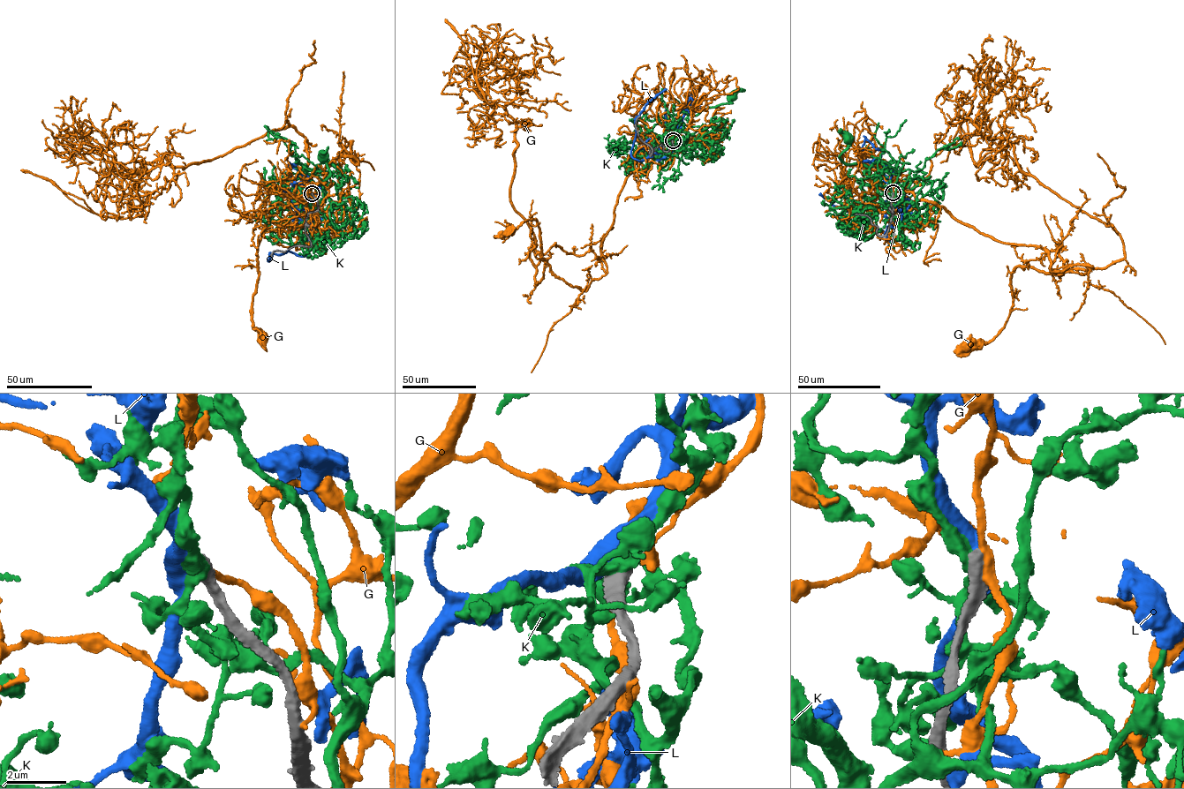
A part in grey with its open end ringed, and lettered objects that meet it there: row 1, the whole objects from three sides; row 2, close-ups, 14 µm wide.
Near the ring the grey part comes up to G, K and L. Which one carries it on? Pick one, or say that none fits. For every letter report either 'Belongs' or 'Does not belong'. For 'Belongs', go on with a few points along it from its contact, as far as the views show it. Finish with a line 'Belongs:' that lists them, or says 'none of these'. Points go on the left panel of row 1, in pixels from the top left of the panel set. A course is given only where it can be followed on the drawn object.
G: Does not belong
K: Does not belong
L: Does not belong
Belongs: none of these

